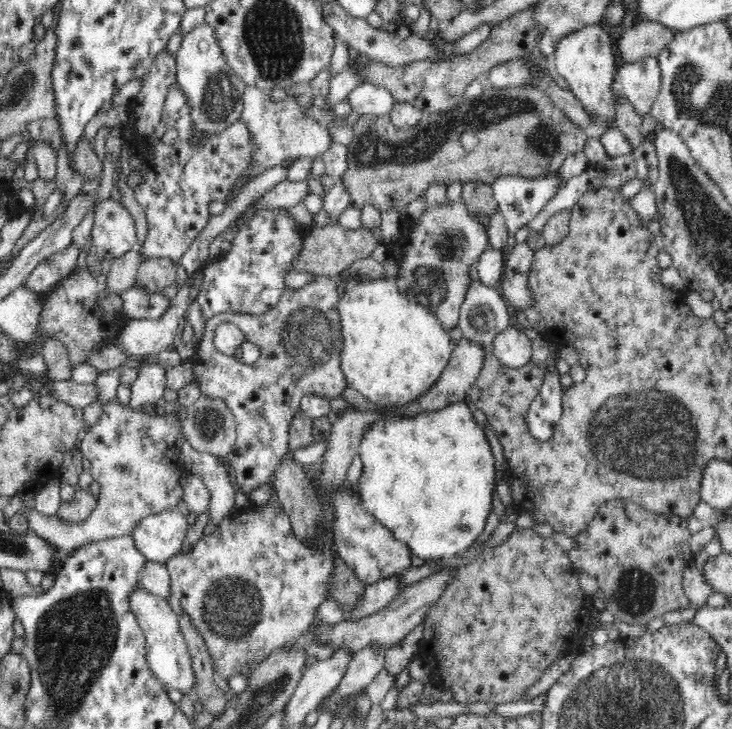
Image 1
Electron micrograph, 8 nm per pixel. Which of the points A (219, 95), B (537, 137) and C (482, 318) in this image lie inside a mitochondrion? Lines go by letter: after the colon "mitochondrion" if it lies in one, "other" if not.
A: mitochondrion
B: mitochondrion
C: mitochondrion

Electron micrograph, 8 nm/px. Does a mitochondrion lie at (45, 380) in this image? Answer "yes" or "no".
no

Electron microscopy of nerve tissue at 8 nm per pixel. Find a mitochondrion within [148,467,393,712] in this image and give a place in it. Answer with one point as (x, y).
(232, 607)

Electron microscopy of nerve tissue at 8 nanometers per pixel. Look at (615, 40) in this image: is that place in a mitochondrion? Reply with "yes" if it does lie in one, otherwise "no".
no

